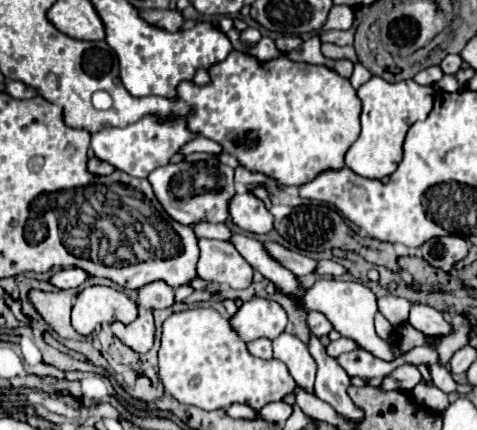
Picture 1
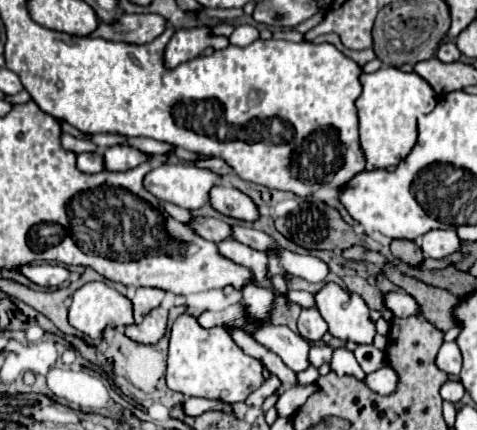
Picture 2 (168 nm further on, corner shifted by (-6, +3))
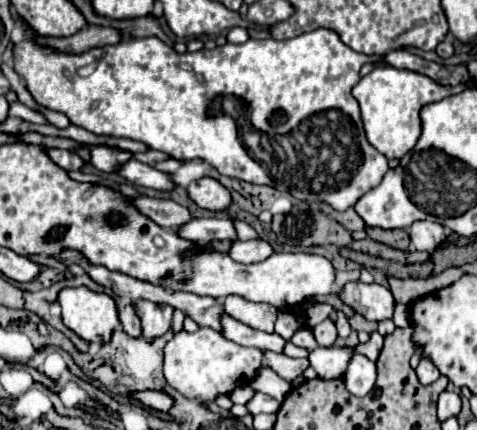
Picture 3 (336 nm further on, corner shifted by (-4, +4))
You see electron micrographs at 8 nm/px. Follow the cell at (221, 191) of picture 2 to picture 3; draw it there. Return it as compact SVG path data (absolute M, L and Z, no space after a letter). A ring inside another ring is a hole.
M202 178L198 182L192 182L188 186L188 194L190 198L206 210L228 210L232 206L232 198L230 192L214 178Z

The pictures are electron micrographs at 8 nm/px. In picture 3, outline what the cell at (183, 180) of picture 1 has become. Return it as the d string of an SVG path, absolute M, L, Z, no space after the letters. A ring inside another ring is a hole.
M128 160L120 174L130 180L134 186L142 186L142 188L154 188L160 192L172 192L176 188L176 182L172 180L170 174L160 172L148 164L142 164L138 160Z

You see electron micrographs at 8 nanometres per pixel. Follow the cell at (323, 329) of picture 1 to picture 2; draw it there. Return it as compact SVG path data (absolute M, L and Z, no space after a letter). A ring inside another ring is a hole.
M302 309L300 317L298 317L298 335L302 339L320 343L326 331L328 331L328 325L324 323L318 309Z

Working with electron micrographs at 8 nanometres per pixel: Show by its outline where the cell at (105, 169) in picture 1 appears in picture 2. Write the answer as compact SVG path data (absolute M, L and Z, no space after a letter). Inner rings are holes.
M94 151L94 153L78 153L76 155L76 167L82 173L100 173L104 169L104 161L102 161L102 155L98 151Z

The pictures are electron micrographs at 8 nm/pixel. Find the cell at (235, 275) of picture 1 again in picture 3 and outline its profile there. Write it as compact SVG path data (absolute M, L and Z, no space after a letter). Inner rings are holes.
M234 240L230 246L230 258L240 262L240 264L252 264L252 262L262 262L272 254L272 246L266 240Z

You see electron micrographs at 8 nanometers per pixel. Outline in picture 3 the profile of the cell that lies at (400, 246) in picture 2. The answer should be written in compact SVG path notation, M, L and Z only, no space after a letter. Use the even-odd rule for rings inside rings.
M368 228L368 236L376 242L382 242L386 246L398 248L398 250L408 250L410 246L410 236L406 230L382 230L382 228Z

